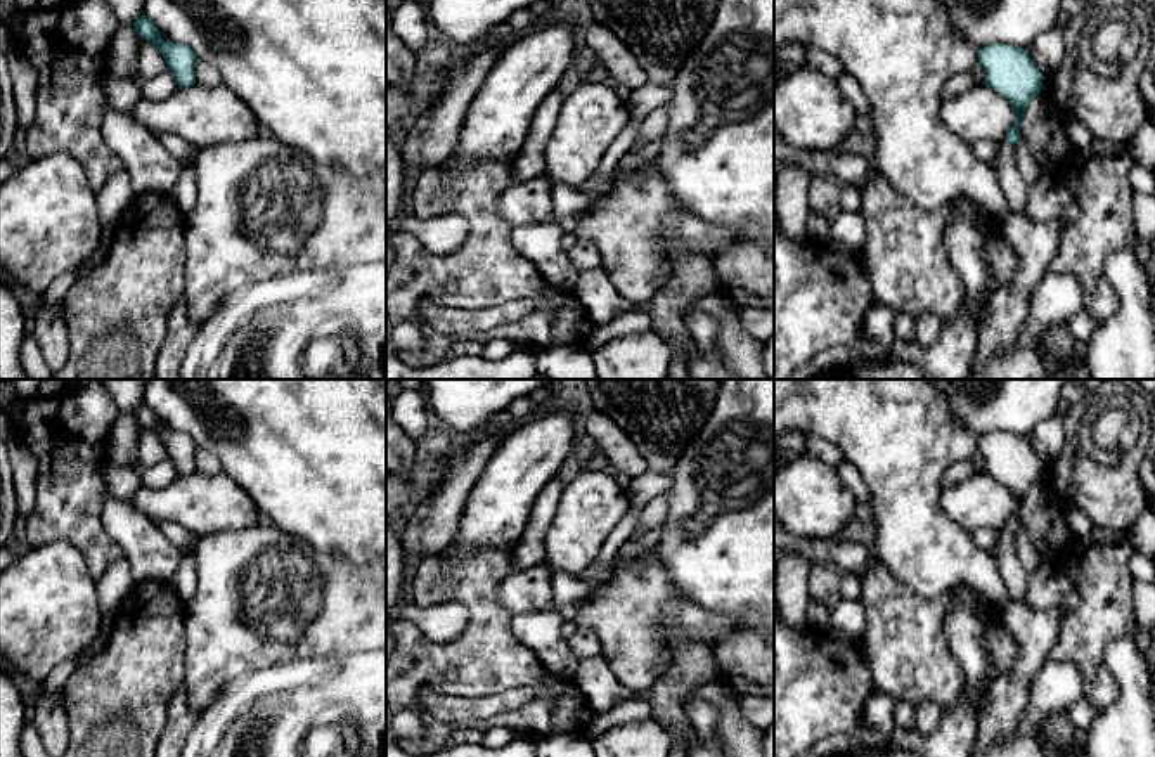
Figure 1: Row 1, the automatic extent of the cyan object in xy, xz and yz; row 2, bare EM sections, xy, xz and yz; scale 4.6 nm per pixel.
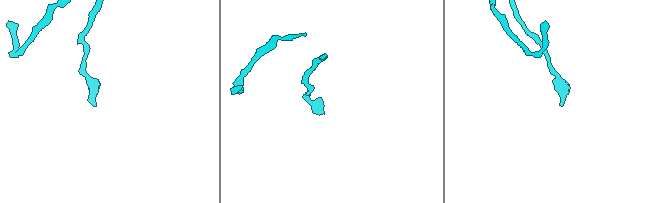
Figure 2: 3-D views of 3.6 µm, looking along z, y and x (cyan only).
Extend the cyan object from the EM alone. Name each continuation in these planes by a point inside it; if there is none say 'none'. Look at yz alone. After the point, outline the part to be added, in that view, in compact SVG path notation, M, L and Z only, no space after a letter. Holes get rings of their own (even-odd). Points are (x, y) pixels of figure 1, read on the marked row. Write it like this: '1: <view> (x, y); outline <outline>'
1: yz (1006, 172); outline M1003 140L990 166L1004 192L1008 211L1027 215L1027 185L1016 166L1015 144Z

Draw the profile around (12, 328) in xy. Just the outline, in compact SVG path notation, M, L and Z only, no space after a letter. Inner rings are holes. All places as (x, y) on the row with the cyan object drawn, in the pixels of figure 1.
M0 282L0 379L28 379L21 364L21 345L26 336L19 300Z

